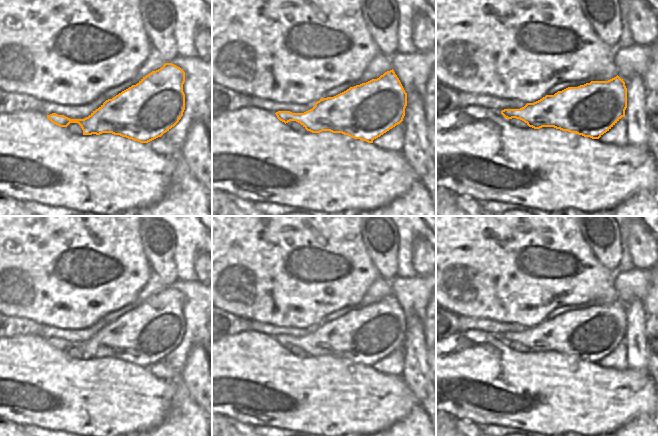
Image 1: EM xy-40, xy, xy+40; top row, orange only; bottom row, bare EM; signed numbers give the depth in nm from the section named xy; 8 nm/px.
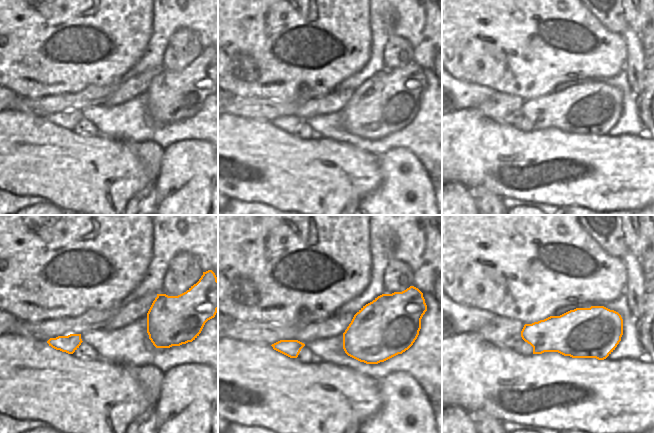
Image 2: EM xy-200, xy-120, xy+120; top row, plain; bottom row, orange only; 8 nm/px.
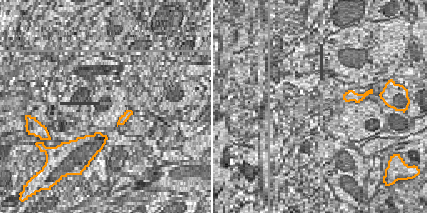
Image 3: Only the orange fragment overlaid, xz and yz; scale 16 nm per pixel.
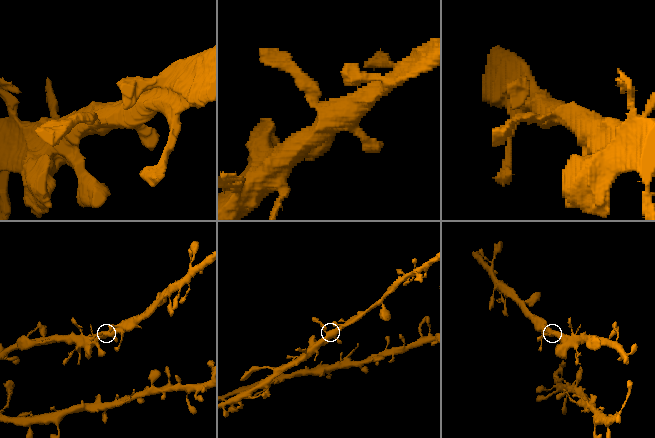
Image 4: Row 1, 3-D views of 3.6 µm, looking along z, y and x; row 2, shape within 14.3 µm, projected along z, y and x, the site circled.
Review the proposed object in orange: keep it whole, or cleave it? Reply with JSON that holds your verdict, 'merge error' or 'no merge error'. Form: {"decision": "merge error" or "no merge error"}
{"decision": "no merge error"}

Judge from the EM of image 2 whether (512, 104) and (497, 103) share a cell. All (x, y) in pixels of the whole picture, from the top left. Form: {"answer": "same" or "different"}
{"answer": "same"}

